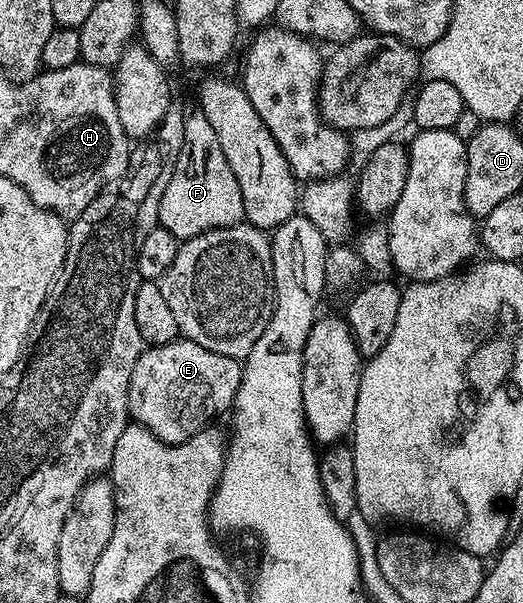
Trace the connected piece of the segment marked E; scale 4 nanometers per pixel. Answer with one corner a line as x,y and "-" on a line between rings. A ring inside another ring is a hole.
176,339
164,345
153,345
144,348
143,354
139,356
133,367
127,411
134,424
144,425
152,435
161,439
166,445
180,445
208,428
214,422
211,420
218,413
223,413
226,409
228,412
234,406
242,378
243,361
240,358
217,355
217,351
209,351
209,347
201,347
201,343

